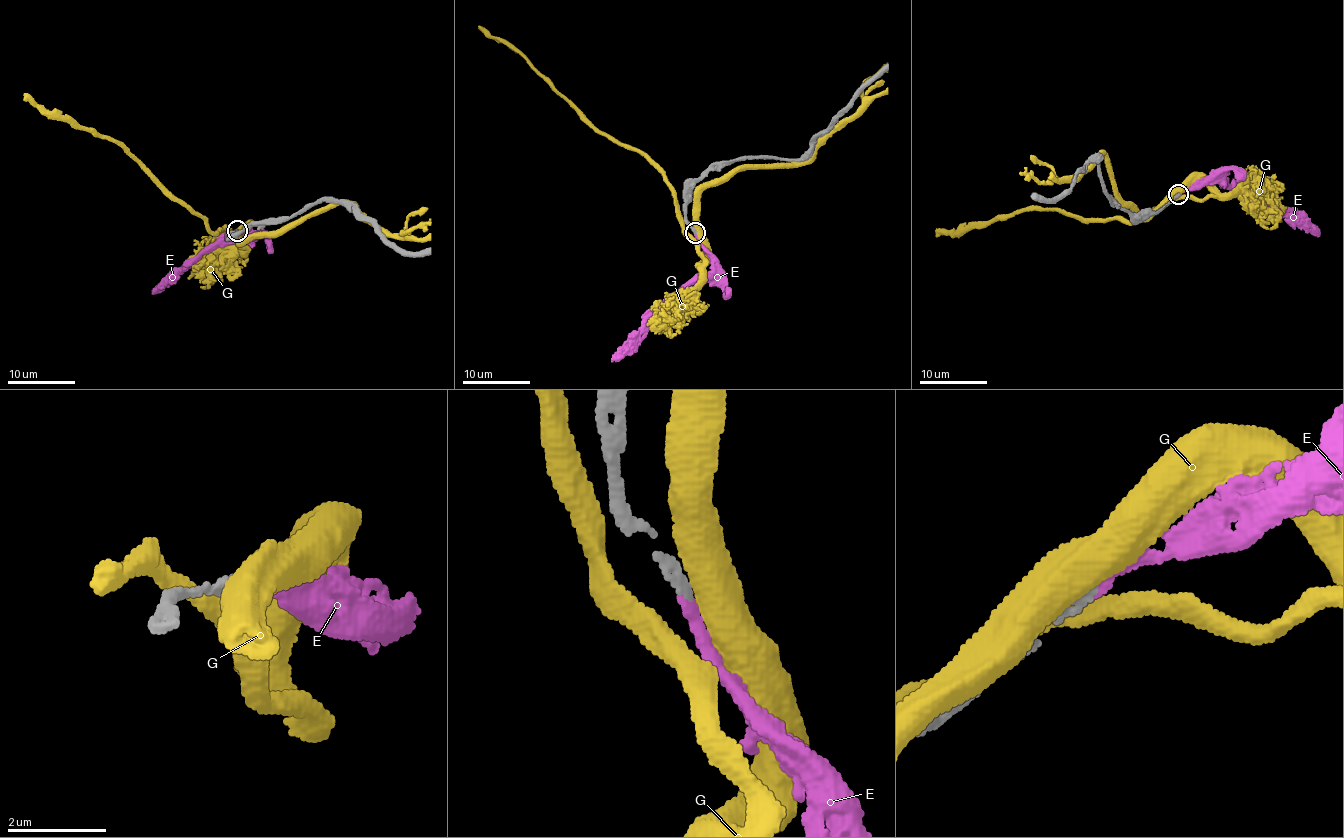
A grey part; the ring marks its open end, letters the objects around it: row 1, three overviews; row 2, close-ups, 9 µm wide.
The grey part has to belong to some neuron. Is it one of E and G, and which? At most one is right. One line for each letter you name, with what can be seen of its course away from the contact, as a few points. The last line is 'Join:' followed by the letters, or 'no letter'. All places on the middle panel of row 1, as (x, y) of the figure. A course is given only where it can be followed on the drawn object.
E: via (695, 233), (698, 243), (712, 260), (712, 268), (705, 273), (697, 273), (651, 317), (648, 331), (611, 359)
Join: E

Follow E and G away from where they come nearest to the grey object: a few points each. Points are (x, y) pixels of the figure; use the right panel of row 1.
E: (1179, 194), (1206, 182), (1219, 183), (1219, 186), (1267, 207), (1299, 214), (1319, 236)
G: (1177, 194), (1196, 179), (1212, 193), (1174, 198), (1136, 221), (1087, 223), (1041, 207), (954, 237), (936, 230)

